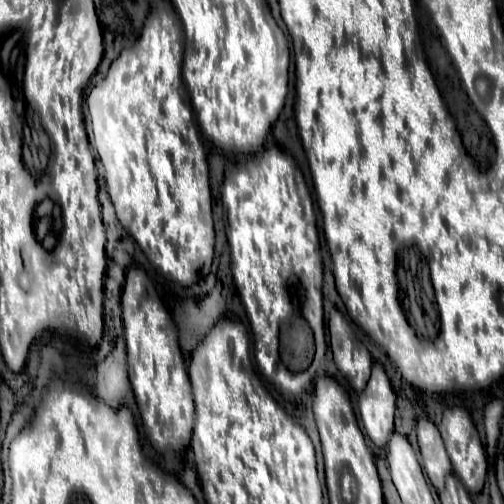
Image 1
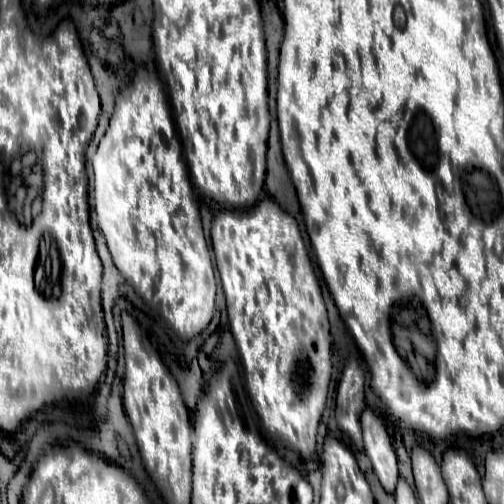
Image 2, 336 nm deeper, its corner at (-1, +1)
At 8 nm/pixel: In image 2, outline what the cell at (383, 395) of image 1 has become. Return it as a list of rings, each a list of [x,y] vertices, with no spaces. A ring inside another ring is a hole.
[[[364,409],[360,415],[362,423],[362,435],[364,435],[364,451],[368,459],[372,461],[372,469],[376,477],[380,479],[380,485],[386,493],[394,493],[398,475],[398,459],[390,441],[390,435],[382,423],[382,419],[372,411]]]

